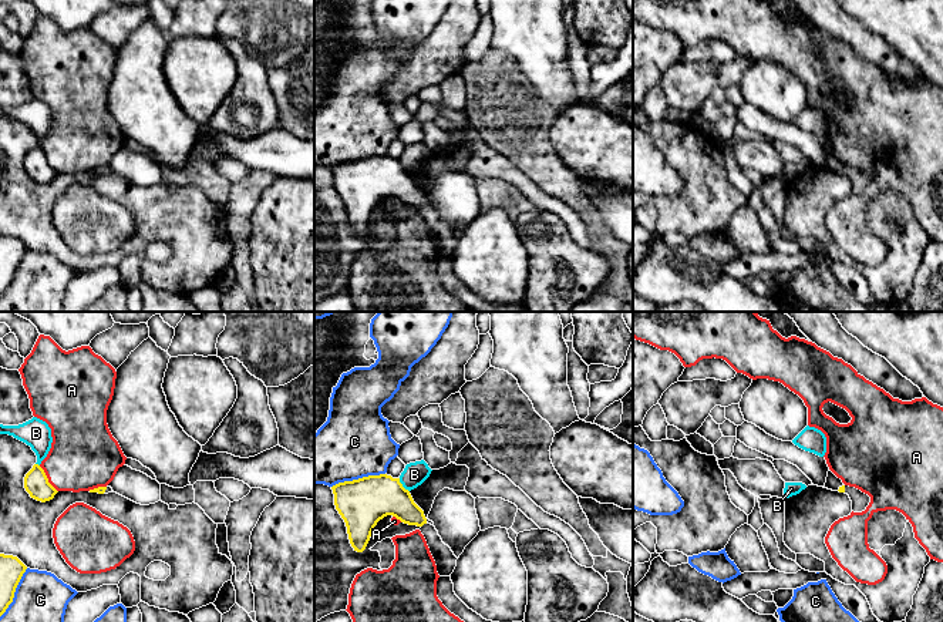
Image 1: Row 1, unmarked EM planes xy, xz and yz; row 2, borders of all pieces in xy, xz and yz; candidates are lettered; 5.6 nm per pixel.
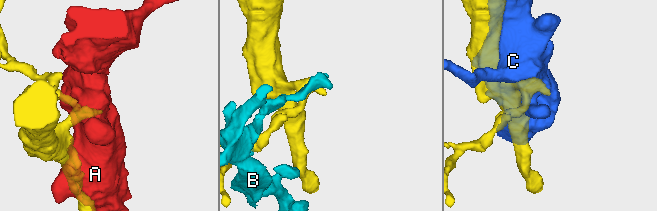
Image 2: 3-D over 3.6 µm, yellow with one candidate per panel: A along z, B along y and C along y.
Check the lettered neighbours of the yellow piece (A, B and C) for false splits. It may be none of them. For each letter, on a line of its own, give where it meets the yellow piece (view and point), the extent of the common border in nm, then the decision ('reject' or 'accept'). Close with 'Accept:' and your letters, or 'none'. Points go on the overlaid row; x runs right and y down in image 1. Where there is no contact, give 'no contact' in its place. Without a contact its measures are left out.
A: xy (47, 478) | 190 nm | reject
B: xz (401, 486) | 100 nm | reject
C: xz (359, 478) | 320 nm | reject
Accept: none

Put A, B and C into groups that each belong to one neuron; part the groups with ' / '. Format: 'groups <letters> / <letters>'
groups A / B / C

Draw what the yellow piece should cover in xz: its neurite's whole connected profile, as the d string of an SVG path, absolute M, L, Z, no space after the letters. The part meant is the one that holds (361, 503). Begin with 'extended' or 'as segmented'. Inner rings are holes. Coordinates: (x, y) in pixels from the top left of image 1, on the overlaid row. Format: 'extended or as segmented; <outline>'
extended; M387 474L368 475L331 487L334 505L346 522L351 547L363 552L377 522L393 515L404 524L417 525L424 535L435 561L439 576L451 576L457 557L438 535L434 525L427 522L424 511L414 502L400 478Z

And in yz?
extended; M842 485L838 491L849 495L853 512L865 511L870 502L870 497L855 487Z

